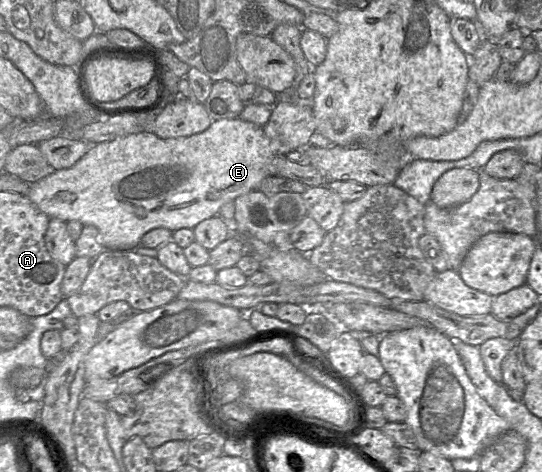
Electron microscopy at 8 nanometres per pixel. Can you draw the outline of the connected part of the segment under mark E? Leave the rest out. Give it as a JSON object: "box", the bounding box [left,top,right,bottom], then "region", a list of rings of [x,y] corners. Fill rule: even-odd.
{"box":[26,118,275,250],"region":[[[240,118],[212,121],[208,129],[188,137],[163,139],[153,132],[142,131],[140,133],[118,137],[112,141],[91,144],[88,152],[72,167],[55,170],[48,176],[30,184],[26,196],[49,218],[58,218],[65,222],[76,220],[81,222],[84,226],[95,226],[98,229],[97,241],[103,245],[104,250],[131,250],[133,248],[136,249],[140,245],[142,236],[152,229],[166,228],[172,232],[183,228],[193,229],[203,220],[218,215],[220,208],[224,204],[234,201],[241,195],[258,190],[263,179],[270,176],[270,164],[275,156],[271,149],[270,140],[265,135],[263,127]]]}

